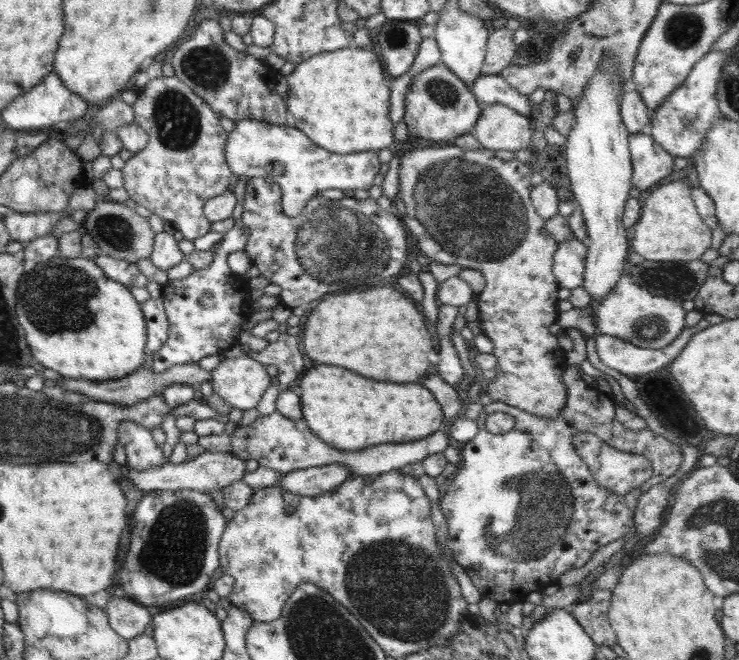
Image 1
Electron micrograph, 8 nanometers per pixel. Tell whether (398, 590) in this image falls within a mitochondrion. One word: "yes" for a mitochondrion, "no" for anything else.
yes

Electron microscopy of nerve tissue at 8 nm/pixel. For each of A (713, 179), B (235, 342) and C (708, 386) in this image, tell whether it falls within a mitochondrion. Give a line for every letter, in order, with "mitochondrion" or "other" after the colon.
A: other
B: other
C: other

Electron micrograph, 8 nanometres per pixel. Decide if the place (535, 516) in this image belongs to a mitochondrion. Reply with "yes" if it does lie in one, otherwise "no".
yes

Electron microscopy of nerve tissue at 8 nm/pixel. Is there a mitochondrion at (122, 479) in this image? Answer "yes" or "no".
no

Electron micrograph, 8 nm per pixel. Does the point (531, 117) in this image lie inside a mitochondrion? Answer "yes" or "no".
no

